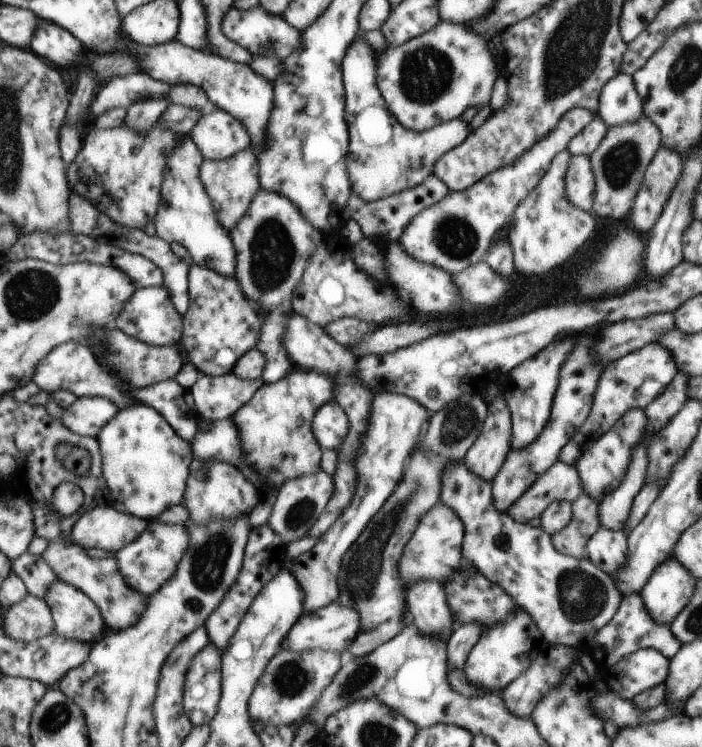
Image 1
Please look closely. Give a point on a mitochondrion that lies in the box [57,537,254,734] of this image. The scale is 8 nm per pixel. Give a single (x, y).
(102, 579)

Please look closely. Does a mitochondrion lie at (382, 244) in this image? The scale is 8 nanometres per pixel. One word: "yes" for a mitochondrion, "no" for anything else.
no

